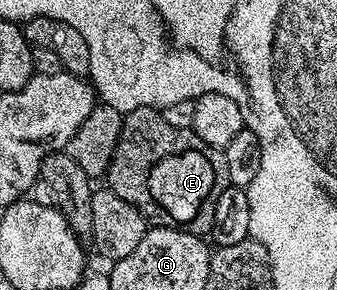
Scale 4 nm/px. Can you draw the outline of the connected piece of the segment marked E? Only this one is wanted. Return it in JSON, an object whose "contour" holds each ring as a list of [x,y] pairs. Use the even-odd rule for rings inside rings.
{"contour":[[[196,136],[193,144],[173,148],[165,156],[157,156],[145,172],[145,192],[149,192],[149,208],[142,214],[146,221],[163,228],[180,228],[194,234],[208,234],[215,218],[215,202],[229,184],[229,175],[222,149],[207,146]],[[201,220],[201,224],[197,224]]]}

